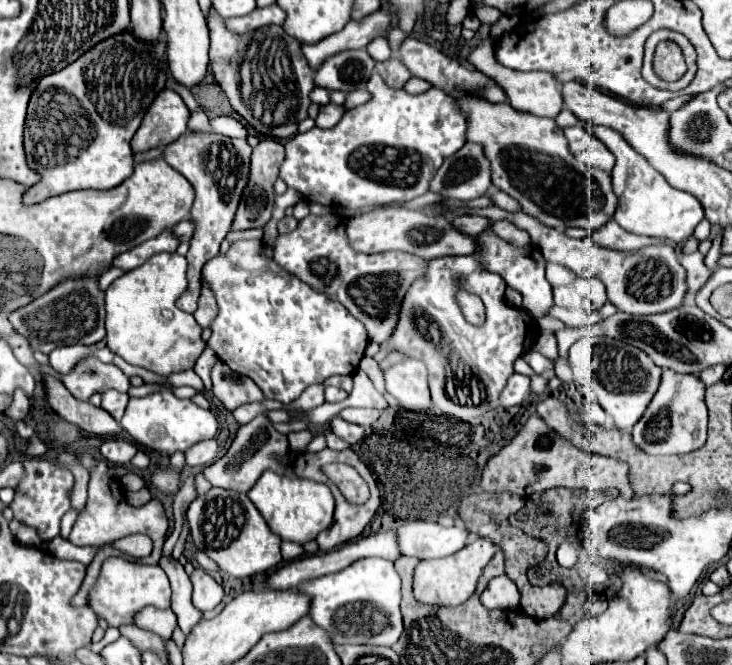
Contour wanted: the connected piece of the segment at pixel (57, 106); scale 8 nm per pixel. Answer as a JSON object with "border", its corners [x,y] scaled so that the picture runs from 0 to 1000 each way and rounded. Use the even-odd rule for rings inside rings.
{"border":[[[169,48],[137,63],[87,105],[60,114],[41,147],[33,189],[36,244],[46,259],[55,262],[55,274],[33,289],[33,307],[46,310],[63,298],[98,286],[150,286],[167,277],[183,256],[178,211],[189,195],[202,159],[227,129],[227,105],[230,96],[224,63],[199,66],[186,60],[180,48]]]}

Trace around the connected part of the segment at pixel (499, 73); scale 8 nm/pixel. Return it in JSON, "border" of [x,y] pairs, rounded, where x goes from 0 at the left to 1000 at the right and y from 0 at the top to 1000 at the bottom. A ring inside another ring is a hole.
{"border":[[[667,57],[664,63],[658,63],[650,75],[642,78],[639,90],[656,105],[664,108],[664,114],[675,114],[675,120],[680,120],[680,126],[686,126],[686,135],[694,144],[694,153],[713,168],[724,168],[730,174],[751,174],[760,177],[762,168],[768,165],[768,141],[765,141],[765,129],[760,126],[757,114],[749,108],[705,108],[697,102],[689,102],[686,96],[680,96],[680,90],[675,90],[672,81],[672,57]]]}

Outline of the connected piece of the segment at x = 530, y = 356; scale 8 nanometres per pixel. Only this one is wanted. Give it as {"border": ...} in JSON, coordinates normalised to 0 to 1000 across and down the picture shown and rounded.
{"border":[[[721,526],[719,532],[713,532],[713,538],[730,553],[732,562],[749,562],[754,556],[754,541],[743,538],[740,532],[735,532],[732,526]]]}

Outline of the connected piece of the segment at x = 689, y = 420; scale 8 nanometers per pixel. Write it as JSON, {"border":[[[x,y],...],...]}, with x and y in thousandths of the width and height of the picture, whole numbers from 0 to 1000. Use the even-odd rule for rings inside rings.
{"border":[[[907,556],[904,577],[888,605],[883,623],[863,647],[866,668],[888,686],[926,686],[954,677],[964,668],[967,617],[962,608],[962,577],[945,562]]]}

